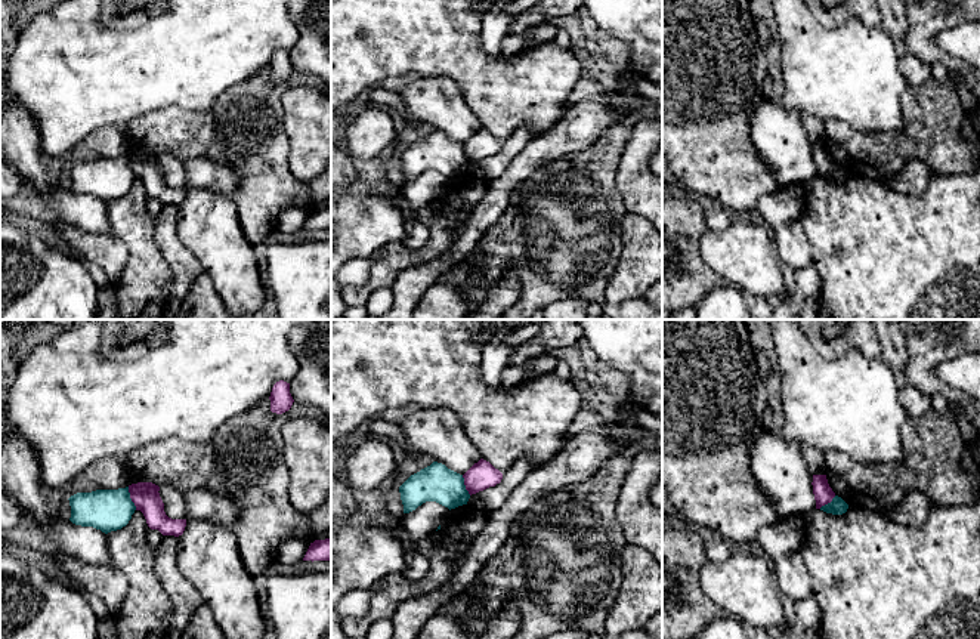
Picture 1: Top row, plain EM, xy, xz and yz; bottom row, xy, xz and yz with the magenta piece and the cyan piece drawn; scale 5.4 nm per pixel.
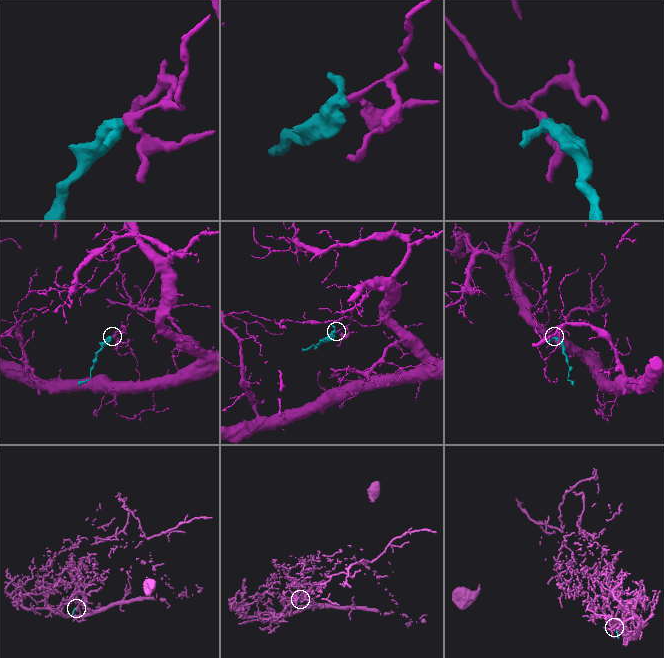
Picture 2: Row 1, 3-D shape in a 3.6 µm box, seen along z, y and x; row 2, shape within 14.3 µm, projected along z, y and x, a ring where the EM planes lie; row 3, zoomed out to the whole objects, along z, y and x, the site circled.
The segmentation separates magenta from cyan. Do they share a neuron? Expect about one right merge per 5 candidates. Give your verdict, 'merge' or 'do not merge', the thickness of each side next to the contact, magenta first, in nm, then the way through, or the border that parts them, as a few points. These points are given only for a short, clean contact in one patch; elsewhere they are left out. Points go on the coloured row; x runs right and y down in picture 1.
do not merge; 150 nm thick on the magenta side, 220 nm on the other; border along xy (127, 487), (129, 497), (136, 509)

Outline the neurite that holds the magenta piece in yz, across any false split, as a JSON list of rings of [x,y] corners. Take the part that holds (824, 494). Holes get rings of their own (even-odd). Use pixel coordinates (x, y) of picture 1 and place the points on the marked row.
[[[813,475],[813,494],[816,500],[816,509],[820,509],[822,506],[832,501],[835,497],[835,493],[828,484],[826,475]]]

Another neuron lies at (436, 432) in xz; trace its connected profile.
[[[445,407],[421,408],[406,416],[399,426],[408,444],[435,462],[464,475],[482,459],[455,411]]]

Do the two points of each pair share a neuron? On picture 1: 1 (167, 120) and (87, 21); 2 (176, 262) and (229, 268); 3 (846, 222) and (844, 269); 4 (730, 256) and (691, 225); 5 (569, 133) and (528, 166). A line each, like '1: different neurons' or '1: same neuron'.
1: different neurons
2: different neurons
3: same neuron
4: different neurons
5: same neuron

